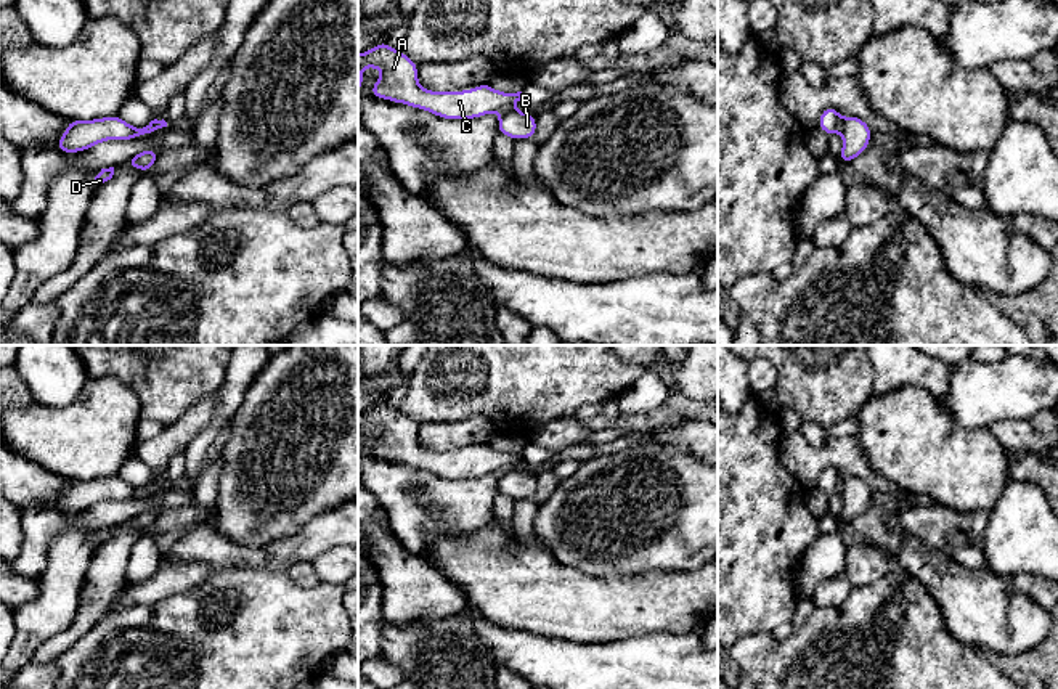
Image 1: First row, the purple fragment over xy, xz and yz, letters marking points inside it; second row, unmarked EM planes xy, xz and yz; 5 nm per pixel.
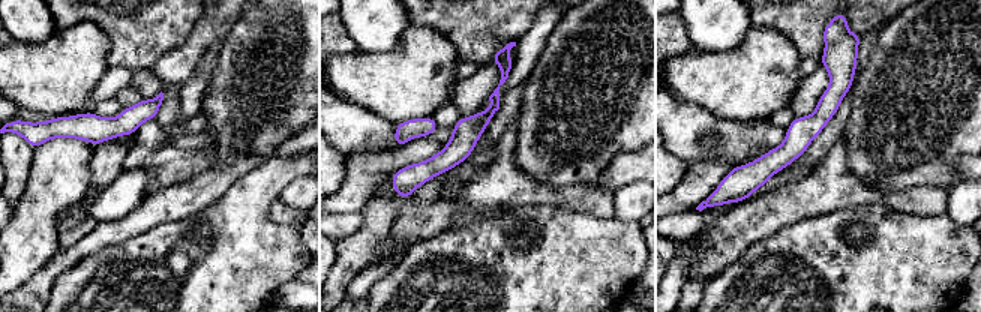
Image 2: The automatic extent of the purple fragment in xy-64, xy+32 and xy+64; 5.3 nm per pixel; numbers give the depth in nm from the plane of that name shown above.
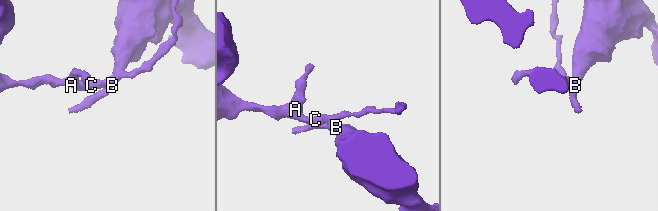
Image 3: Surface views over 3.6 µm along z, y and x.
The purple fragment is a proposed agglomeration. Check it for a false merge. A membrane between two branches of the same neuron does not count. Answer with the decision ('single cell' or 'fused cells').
fused cells

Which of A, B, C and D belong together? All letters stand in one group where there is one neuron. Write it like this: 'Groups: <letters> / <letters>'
Groups: A C / B D

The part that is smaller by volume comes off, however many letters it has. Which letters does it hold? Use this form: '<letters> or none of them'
A, C

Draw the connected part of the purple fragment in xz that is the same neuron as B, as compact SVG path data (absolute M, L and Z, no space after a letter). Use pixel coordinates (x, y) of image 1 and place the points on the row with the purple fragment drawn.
M504 111L498 120L498 132L512 140L528 140L536 133L536 119L528 112Z

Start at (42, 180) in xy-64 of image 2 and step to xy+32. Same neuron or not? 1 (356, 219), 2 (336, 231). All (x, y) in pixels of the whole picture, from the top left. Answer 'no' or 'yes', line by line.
1: no
2: no

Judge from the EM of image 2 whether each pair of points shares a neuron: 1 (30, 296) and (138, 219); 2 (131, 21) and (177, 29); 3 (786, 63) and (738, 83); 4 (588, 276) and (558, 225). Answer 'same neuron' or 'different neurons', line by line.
1: same neuron
2: same neuron
3: same neuron
4: same neuron

